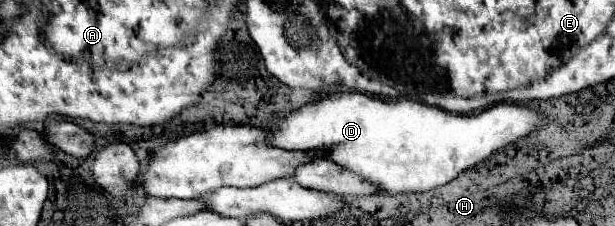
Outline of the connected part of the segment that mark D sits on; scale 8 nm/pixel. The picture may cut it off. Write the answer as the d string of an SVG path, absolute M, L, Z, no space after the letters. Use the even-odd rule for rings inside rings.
M346 91L306 105L280 119L276 129L270 131L268 143L282 149L330 149L324 157L300 165L294 171L292 179L302 187L356 197L378 193L380 187L394 195L446 185L492 153L528 137L544 121L544 113L514 103L498 103L480 115L456 115L410 99L380 101L358 91Z

